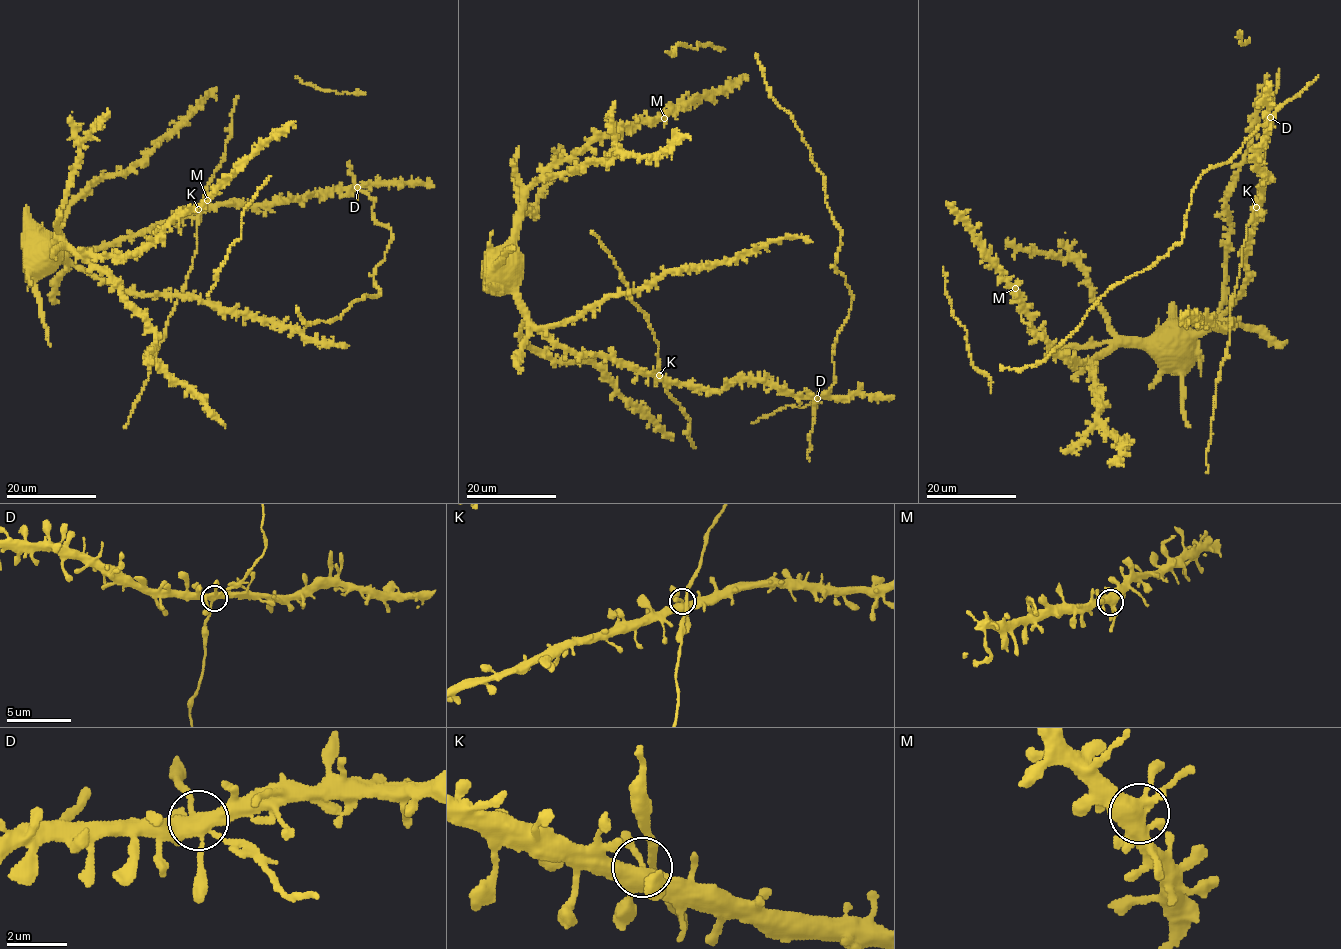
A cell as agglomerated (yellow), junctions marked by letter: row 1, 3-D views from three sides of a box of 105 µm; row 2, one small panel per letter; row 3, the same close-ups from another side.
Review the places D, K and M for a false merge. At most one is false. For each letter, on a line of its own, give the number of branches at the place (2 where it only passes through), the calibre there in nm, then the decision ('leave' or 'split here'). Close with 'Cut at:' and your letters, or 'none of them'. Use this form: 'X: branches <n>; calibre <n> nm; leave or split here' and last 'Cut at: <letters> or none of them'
D: branches 6; calibre 420 nm; leave
K: branches 6; calibre 380 nm; leave
M: branches 7; calibre 420 nm; leave
Cut at: none of them

